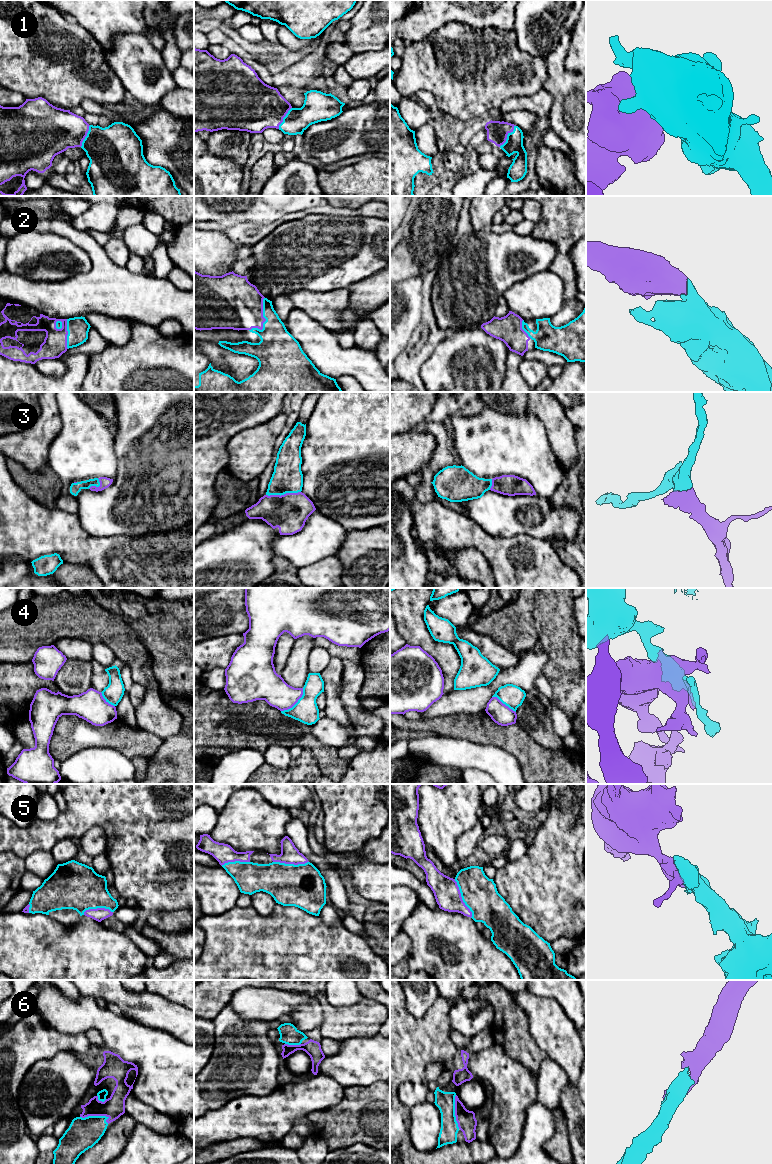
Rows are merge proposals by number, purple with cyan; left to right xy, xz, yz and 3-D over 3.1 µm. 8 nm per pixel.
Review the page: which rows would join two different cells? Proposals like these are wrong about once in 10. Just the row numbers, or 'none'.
4

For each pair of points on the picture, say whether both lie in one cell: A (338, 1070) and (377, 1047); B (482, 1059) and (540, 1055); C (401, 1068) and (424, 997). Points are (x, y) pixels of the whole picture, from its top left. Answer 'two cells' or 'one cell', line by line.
A: one cell
B: two cells
C: two cells

